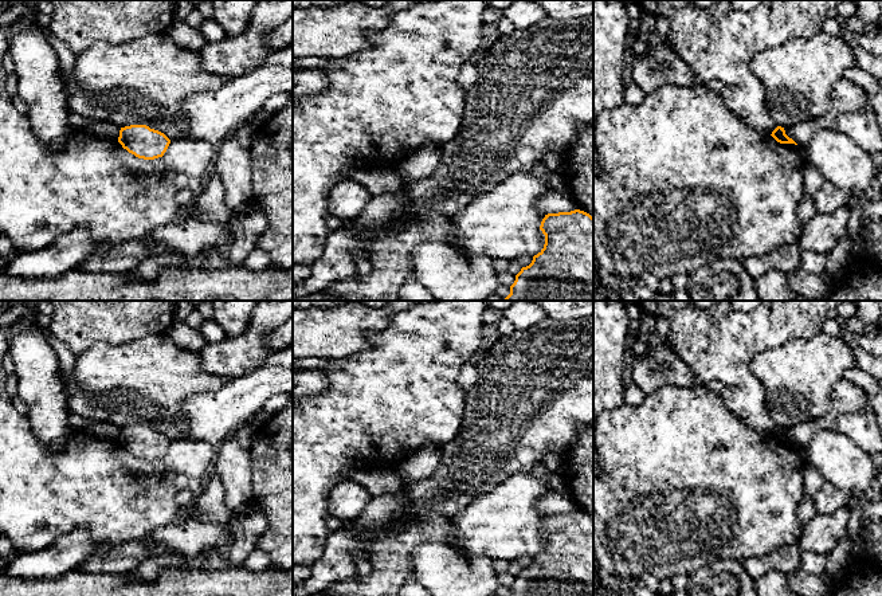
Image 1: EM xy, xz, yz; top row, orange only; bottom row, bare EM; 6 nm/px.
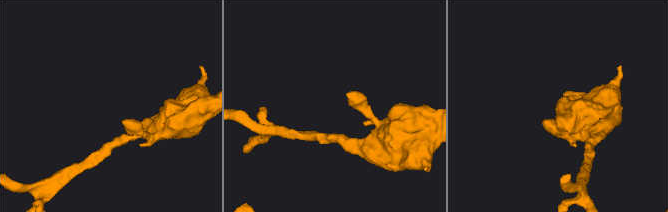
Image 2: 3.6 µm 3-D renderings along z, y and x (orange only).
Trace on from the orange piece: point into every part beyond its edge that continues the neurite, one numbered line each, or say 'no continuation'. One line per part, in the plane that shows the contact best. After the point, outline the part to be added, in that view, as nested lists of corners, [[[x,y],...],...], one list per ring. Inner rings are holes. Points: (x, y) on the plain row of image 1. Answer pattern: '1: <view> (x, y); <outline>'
no continuation

